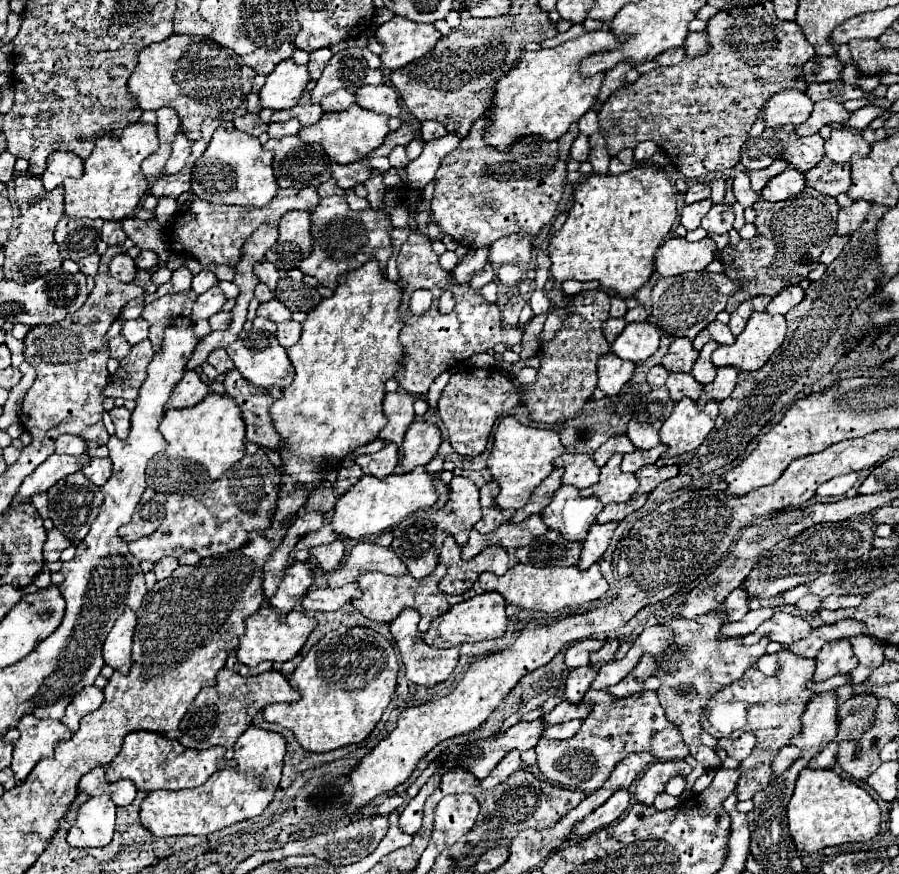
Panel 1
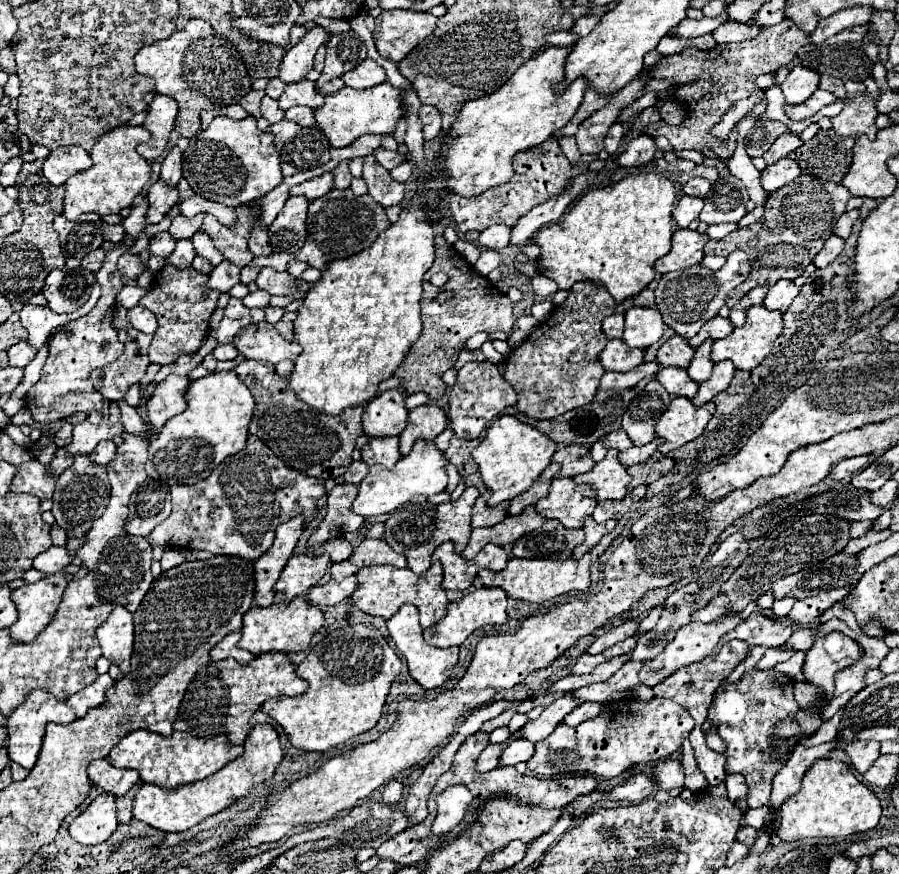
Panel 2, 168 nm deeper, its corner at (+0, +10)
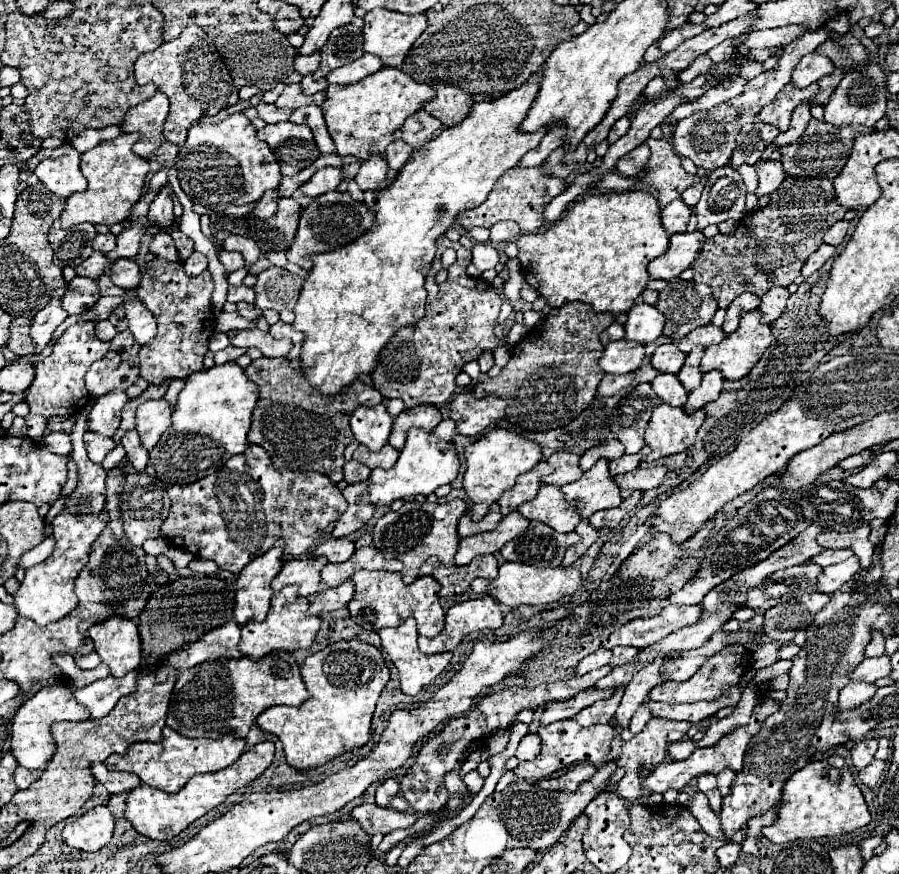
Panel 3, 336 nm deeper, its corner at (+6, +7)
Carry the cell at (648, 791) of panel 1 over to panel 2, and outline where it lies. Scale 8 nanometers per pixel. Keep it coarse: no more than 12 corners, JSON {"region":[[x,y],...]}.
{"region":[[680,761],[658,763],[652,777],[658,789],[684,787]]}

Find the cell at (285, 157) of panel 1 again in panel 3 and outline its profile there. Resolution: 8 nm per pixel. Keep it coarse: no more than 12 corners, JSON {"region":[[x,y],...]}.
{"region":[[304,124],[258,130],[278,158],[282,176],[314,164],[320,150]]}

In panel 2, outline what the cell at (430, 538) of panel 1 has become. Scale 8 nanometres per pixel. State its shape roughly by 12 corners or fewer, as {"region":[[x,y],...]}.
{"region":[[478,489],[448,503],[404,505],[384,523],[384,541],[422,575],[434,549],[470,539]]}

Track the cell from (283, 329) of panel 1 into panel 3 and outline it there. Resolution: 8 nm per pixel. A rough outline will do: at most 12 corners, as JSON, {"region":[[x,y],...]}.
{"region":[[282,321],[270,326],[269,333],[276,339],[287,338],[294,344],[304,340],[296,332]]}

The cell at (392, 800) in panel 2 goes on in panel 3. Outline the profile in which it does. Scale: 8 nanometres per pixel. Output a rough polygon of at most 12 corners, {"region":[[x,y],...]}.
{"region":[[388,778],[376,788],[376,804],[388,806],[398,794],[398,782]]}

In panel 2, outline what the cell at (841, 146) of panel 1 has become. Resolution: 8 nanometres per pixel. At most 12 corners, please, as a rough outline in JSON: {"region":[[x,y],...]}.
{"region":[[866,91],[832,117],[842,137],[878,133],[876,101]]}

